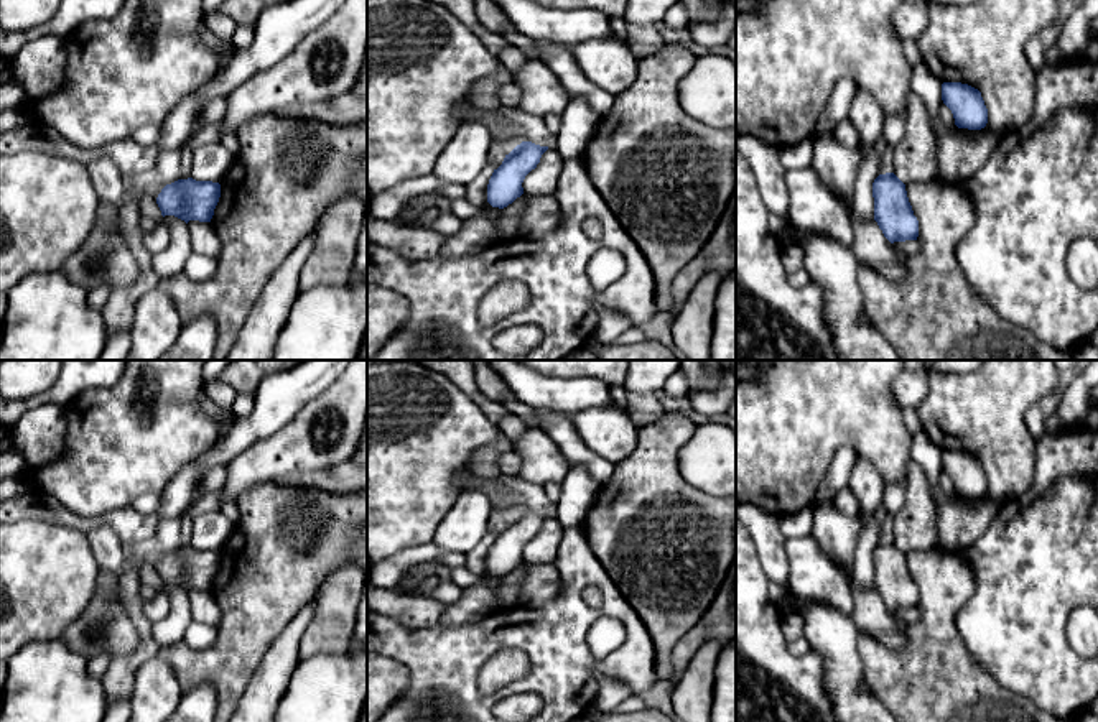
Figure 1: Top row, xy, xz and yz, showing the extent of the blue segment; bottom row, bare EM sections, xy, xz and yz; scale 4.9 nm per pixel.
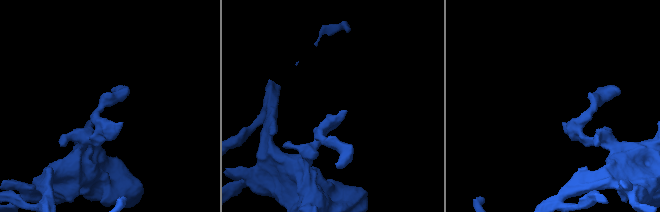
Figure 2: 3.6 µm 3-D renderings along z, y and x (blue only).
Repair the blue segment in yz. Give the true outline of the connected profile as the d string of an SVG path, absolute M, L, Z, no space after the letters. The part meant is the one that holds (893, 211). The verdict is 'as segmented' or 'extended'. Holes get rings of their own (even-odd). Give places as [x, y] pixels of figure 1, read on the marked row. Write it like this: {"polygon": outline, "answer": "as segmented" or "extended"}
{"polygon": "M879 174L872 183L874 220L884 237L894 242L917 240L919 220L907 197L905 184L894 174Z", "answer": "as segmented"}

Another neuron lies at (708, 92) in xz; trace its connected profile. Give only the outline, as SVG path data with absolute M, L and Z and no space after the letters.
M698 56L678 84L680 105L711 128L736 128L736 62L726 56Z

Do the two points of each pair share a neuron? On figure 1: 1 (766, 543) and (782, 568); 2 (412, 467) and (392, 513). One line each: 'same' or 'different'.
1: same
2: same

